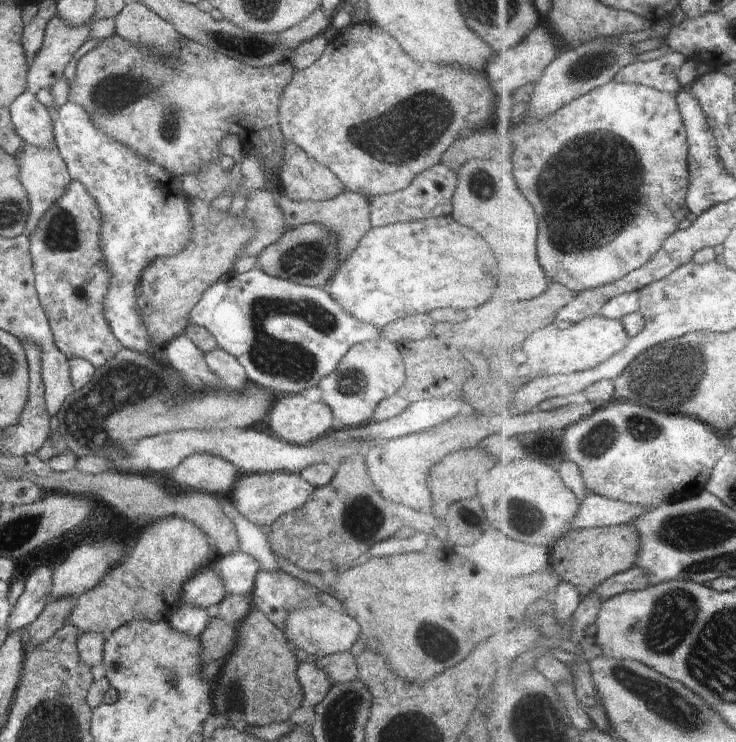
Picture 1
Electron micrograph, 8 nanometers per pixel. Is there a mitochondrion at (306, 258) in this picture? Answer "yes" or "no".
yes

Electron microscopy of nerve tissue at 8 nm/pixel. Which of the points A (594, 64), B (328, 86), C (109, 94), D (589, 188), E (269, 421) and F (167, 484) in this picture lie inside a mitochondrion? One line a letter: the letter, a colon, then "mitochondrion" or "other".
A: mitochondrion
B: other
C: mitochondrion
D: mitochondrion
E: other
F: other

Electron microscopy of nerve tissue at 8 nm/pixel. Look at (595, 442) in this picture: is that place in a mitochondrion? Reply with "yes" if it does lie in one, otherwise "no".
yes

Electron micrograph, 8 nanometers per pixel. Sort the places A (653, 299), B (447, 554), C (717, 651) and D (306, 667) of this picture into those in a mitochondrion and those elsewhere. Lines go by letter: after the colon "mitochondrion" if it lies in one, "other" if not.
A: other
B: other
C: mitochondrion
D: other

